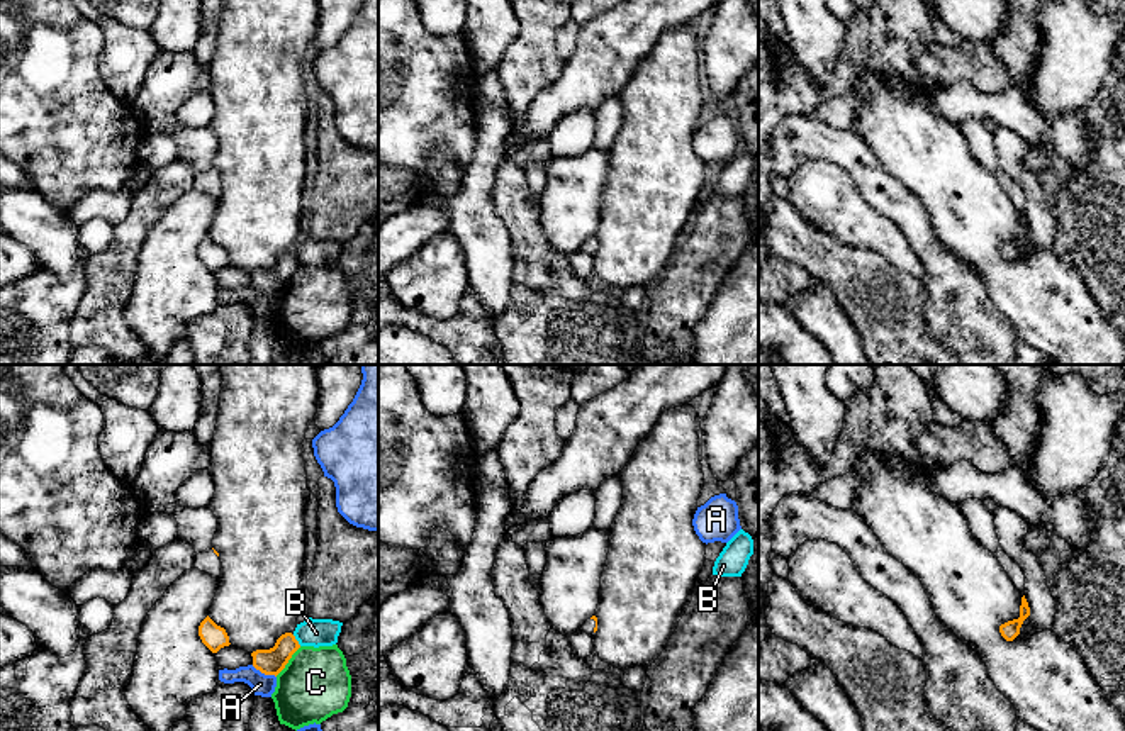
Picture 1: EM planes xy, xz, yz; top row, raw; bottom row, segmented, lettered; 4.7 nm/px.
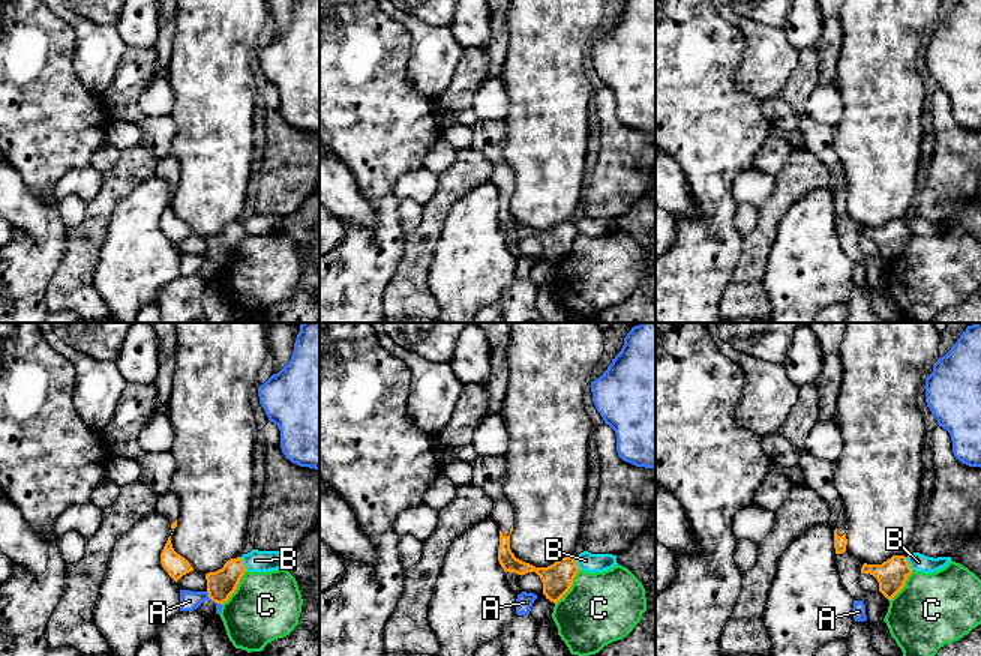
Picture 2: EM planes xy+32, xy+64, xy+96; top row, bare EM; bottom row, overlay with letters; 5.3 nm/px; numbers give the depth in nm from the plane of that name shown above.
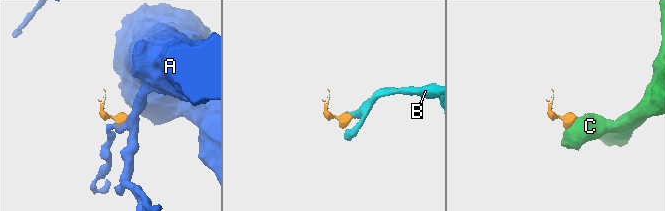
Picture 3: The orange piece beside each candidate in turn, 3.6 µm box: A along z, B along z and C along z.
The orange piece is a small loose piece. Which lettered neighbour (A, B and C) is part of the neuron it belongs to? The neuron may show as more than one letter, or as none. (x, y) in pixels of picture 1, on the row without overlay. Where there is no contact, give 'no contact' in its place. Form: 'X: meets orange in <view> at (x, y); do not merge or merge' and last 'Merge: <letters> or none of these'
A: meets orange in xy at (263, 292); do not merge
B: meets orange in xy at (296, 260); do not merge
C: meets orange in xy at (287, 282); do not merge
Merge: none of these

